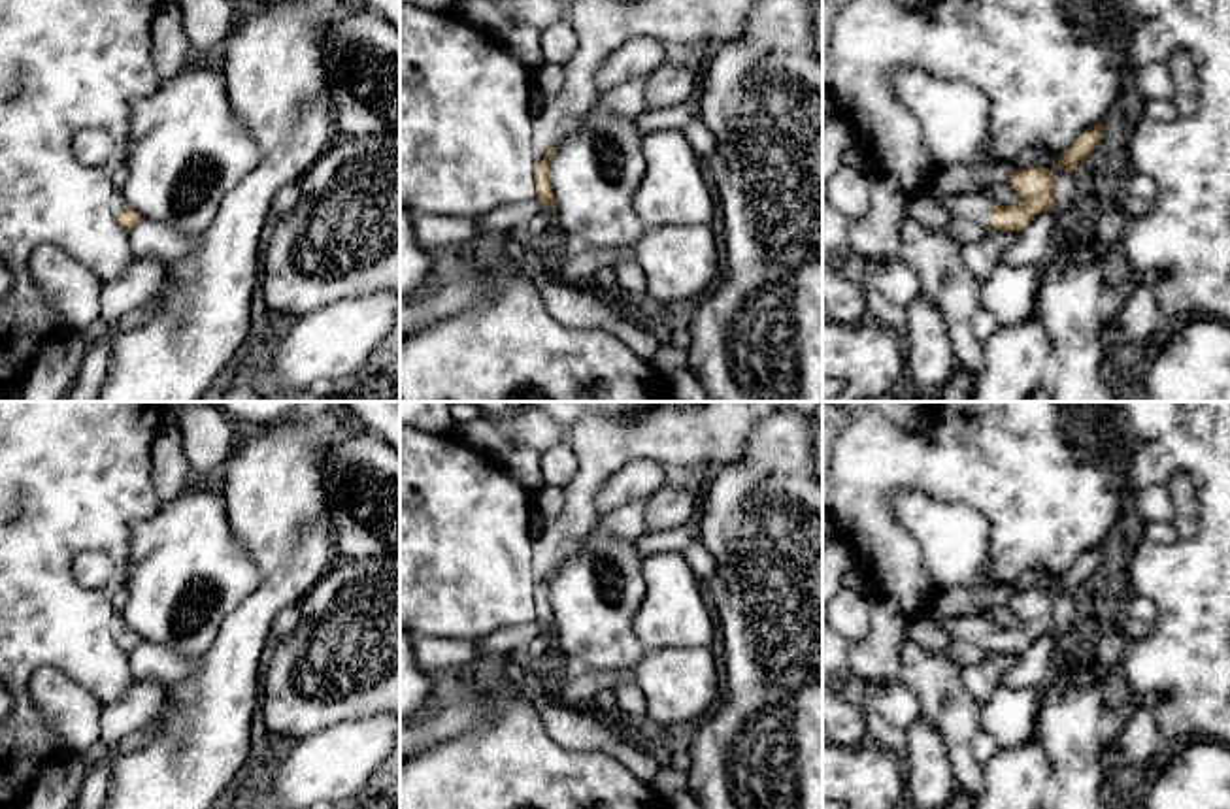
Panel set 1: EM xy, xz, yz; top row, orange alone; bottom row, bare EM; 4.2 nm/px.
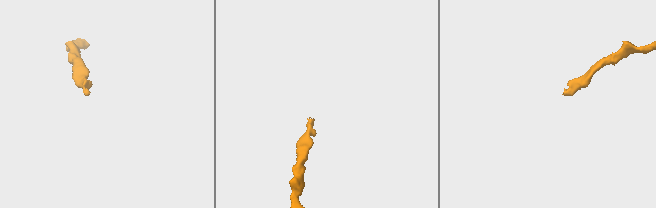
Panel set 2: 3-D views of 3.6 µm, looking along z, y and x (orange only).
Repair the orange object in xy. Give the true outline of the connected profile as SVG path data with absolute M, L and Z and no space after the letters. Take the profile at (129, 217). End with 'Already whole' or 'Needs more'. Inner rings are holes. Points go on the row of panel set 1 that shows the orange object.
M115 192L111 196L111 211L115 213L115 221L126 230L130 232L140 221L141 215L138 211L134 211L126 200L123 198L121 192Z. Needs more

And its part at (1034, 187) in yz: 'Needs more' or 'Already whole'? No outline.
Needs more

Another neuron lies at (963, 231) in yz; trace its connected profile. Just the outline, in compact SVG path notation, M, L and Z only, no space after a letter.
M951 215L951 238L956 243L973 243L987 236L987 228L979 226L968 219L953 217Z

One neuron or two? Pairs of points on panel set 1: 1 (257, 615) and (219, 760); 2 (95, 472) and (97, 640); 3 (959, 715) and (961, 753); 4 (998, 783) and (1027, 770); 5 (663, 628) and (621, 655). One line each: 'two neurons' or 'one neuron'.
1: one neuron
2: one neuron
3: one neuron
4: one neuron
5: two neurons

